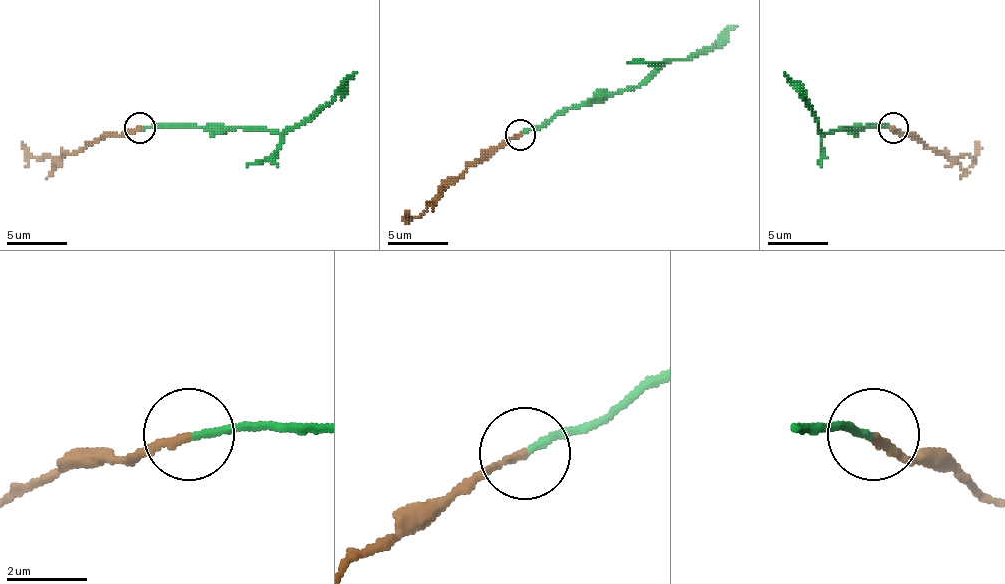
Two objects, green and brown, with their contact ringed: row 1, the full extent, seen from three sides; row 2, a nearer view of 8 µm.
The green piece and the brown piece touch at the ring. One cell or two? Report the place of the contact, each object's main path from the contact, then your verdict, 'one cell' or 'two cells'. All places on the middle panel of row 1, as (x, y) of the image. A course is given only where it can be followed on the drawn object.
(520, 134) | green via (521, 135), (570, 108), (645, 84), (664, 65), (706, 53), (737, 26) | brown via (521, 135), (475, 159), (418, 217), (402, 217) | one cell

